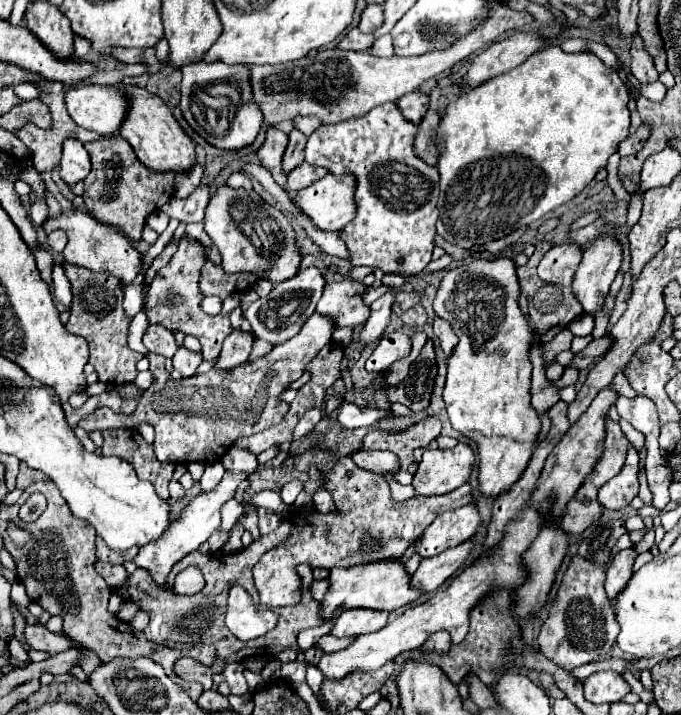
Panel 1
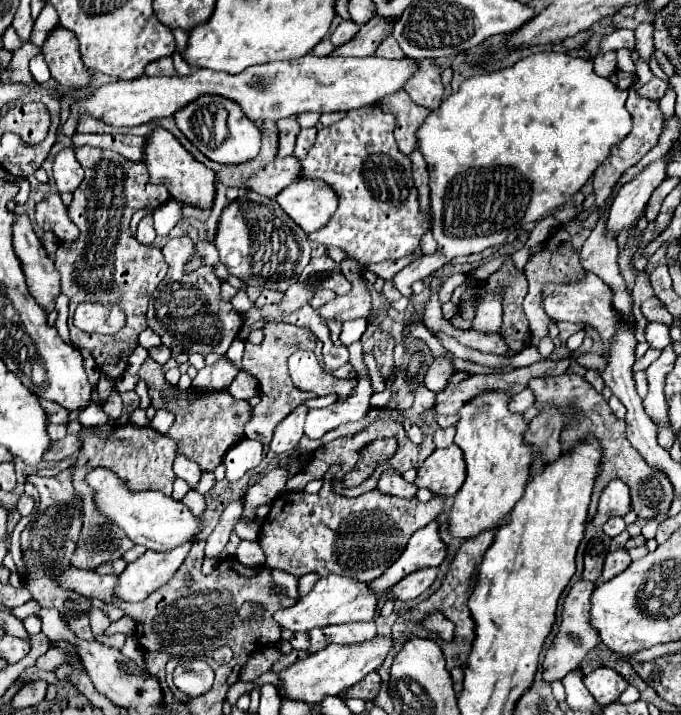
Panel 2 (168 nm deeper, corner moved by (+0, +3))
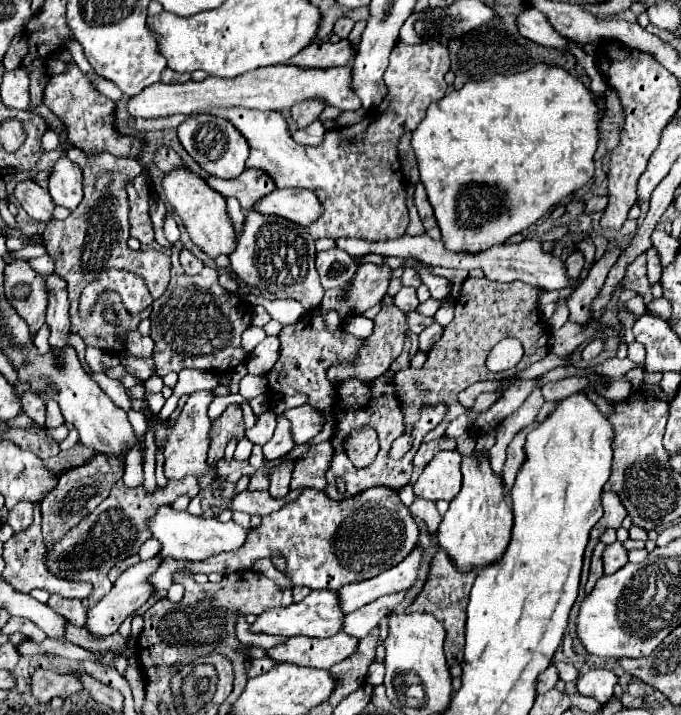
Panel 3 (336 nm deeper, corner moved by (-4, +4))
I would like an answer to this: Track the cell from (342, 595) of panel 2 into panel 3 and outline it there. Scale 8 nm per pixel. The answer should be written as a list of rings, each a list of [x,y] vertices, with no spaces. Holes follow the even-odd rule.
[[[310,591],[306,599],[300,603],[292,603],[288,607],[268,609],[256,617],[250,625],[252,633],[266,633],[266,635],[282,635],[282,637],[330,637],[332,633],[340,631],[340,621],[344,621],[344,613],[340,613],[340,603],[336,601],[336,591]]]

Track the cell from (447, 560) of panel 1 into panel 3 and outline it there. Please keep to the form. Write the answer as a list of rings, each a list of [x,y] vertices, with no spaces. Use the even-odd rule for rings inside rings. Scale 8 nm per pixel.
[[[404,591],[400,593],[394,593],[394,595],[384,595],[380,599],[376,599],[374,603],[350,613],[344,617],[344,623],[342,623],[342,631],[348,633],[350,637],[356,637],[356,639],[362,639],[370,633],[370,629],[374,629],[380,619],[384,617],[384,613],[390,613],[398,607],[398,603],[404,599]]]

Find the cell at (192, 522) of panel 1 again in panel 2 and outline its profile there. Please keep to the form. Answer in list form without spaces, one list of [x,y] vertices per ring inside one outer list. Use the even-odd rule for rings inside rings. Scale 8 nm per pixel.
[[[184,542],[168,552],[144,552],[120,574],[116,596],[128,602],[144,600],[176,574],[190,548],[192,542]]]

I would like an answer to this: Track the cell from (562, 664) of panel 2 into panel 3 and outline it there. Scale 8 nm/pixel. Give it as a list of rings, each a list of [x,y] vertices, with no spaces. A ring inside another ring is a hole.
[[[550,665],[544,673],[540,673],[540,677],[536,681],[536,693],[540,695],[540,693],[550,691],[556,685],[556,681],[558,681],[558,671],[556,671],[554,665]]]

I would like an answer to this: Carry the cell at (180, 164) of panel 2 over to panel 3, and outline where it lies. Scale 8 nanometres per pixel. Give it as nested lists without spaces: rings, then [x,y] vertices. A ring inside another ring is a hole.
[[[176,169],[176,173],[168,173],[164,177],[162,187],[166,201],[182,219],[194,245],[198,245],[210,259],[216,259],[218,255],[230,255],[232,249],[236,249],[236,233],[226,213],[226,199],[220,197],[214,189],[208,189],[208,185],[204,185],[204,181],[200,181],[198,175],[194,175],[188,169]]]

